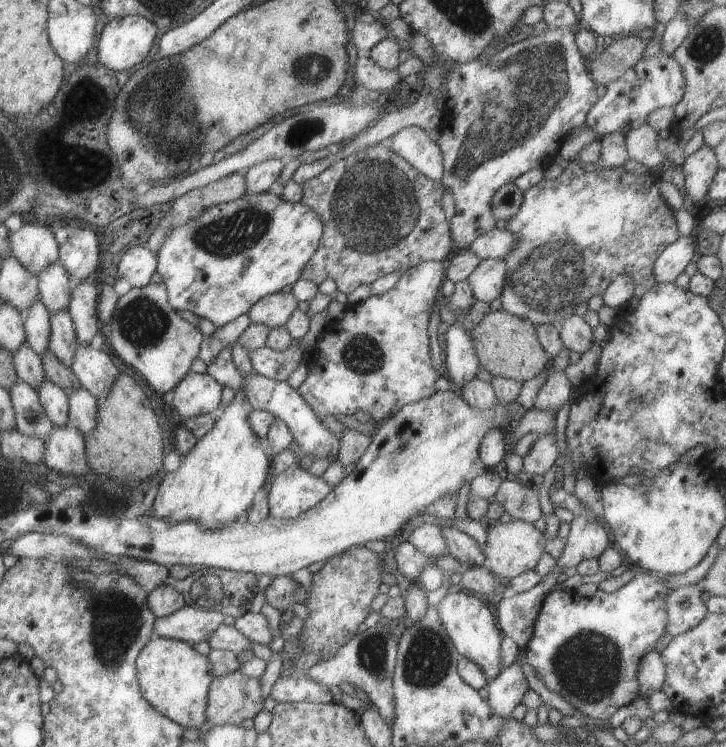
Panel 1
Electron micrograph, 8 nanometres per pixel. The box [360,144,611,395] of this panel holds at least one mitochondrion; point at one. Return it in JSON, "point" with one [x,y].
{"point":[549,274]}

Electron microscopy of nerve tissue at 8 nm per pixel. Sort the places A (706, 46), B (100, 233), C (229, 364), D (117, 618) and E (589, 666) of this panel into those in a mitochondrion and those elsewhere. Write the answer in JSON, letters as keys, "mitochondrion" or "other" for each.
{"A":"mitochondrion","B":"other","C":"other","D":"mitochondrion","E":"mitochondrion"}

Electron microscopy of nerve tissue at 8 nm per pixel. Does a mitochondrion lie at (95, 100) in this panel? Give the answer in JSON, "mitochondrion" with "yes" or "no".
{"mitochondrion":"no"}

